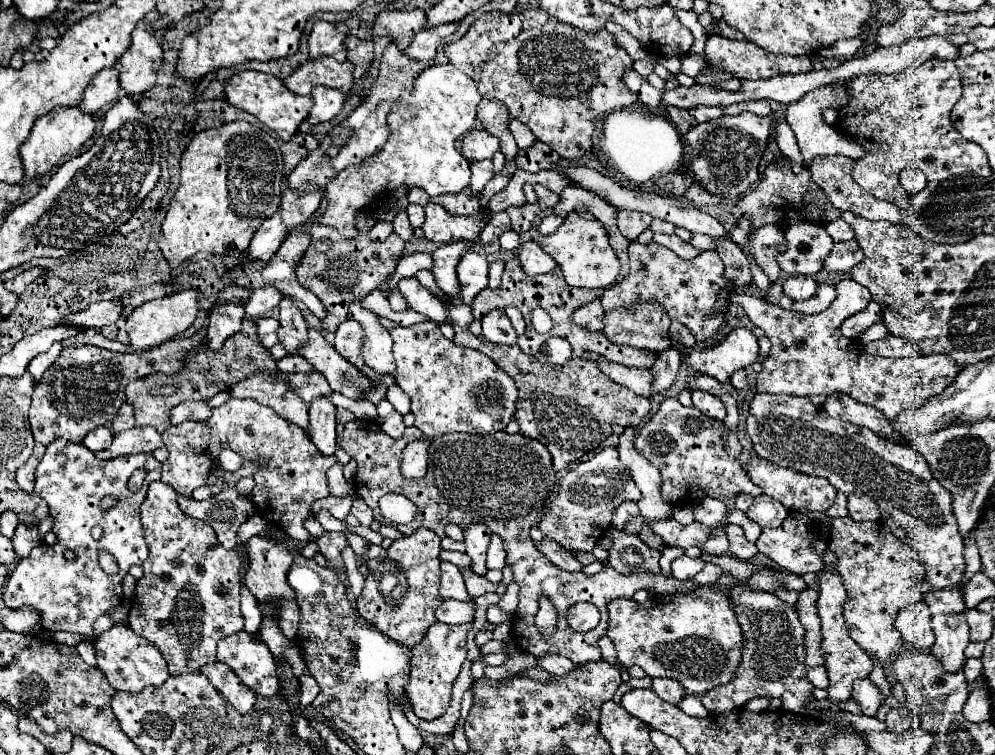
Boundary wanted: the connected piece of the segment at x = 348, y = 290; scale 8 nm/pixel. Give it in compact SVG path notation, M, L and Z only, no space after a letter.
M363 211L357 221L357 239L343 239L333 227L327 225L305 225L311 243L307 247L307 253L303 253L301 257L301 263L297 263L295 273L299 277L299 283L313 291L327 307L327 319L323 319L323 327L331 333L337 329L339 323L347 319L349 305L357 301L357 297L363 299L377 289L379 283L383 283L395 271L399 259L403 257L405 241L401 241L401 237L397 237L395 233L389 235L385 241L373 241L369 237L369 229L375 223L377 213Z

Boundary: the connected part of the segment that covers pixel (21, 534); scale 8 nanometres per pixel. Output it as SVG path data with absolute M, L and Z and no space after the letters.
M19 523L17 531L15 531L15 537L13 537L13 545L15 545L17 557L29 557L31 549L37 547L37 545L41 545L41 537L39 537L37 525L27 527L27 525Z

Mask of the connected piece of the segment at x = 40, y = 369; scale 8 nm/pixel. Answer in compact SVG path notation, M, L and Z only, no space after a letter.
M55 343L47 353L41 353L41 355L37 355L29 365L27 365L27 371L33 375L33 379L35 379L35 383L43 377L43 373L53 365L53 361L59 357L59 353L61 353L61 343Z

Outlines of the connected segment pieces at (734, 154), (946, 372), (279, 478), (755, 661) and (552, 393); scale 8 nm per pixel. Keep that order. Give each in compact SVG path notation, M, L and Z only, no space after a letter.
M741 113L735 117L723 115L717 117L717 121L697 123L683 135L685 143L695 153L695 159L691 161L693 179L699 181L699 185L713 195L729 199L743 195L759 179L759 161L763 157L769 135L773 133L775 121L777 119L773 115L757 117L753 113Z
M843 279L835 285L837 297L819 315L805 315L779 305L771 305L753 295L735 295L735 301L743 307L751 323L765 331L771 341L771 351L763 361L763 369L757 375L757 391L773 395L831 395L841 391L861 403L873 405L883 411L885 417L895 419L899 411L919 409L927 399L939 395L959 373L959 367L945 355L911 355L901 359L867 355L859 341L845 339L839 333L841 323L863 311L871 295L853 279Z
M229 399L221 407L213 409L205 423L185 421L169 427L161 437L169 451L169 457L163 463L161 481L171 485L179 495L191 497L197 487L207 483L209 473L217 465L221 447L227 445L239 453L243 461L261 461L261 469L253 475L255 487L251 493L257 513L279 525L297 541L311 539L303 521L309 517L311 503L329 495L325 473L333 463L337 463L337 459L323 457L299 425L285 421L273 409L259 405L253 399Z
M733 585L727 589L729 593L729 601L733 605L733 613L737 613L737 621L741 625L743 631L743 655L741 655L741 665L737 667L737 673L733 677L733 681L711 689L707 693L701 695L701 703L705 705L705 709L709 713L723 713L723 711L735 711L739 707L743 707L747 701L755 699L755 697L777 697L783 701L783 707L787 711L793 713L807 713L803 709L803 705L813 697L813 685L811 681L805 677L805 645L803 645L803 637L805 637L805 629L797 617L797 611L793 605L781 601L777 595L773 593L765 593L765 591L753 591L749 587L739 587Z
M455 327L453 341L461 347L485 353L515 381L519 389L515 411L519 433L527 439L541 441L549 449L555 471L563 471L567 465L595 451L613 433L611 425L637 427L651 409L647 397L639 397L633 391L615 385L597 369L595 361L569 359L565 369L553 369L551 365L539 363L535 357L525 355L517 345L493 345L485 341L483 335L475 337L469 329L459 327Z

